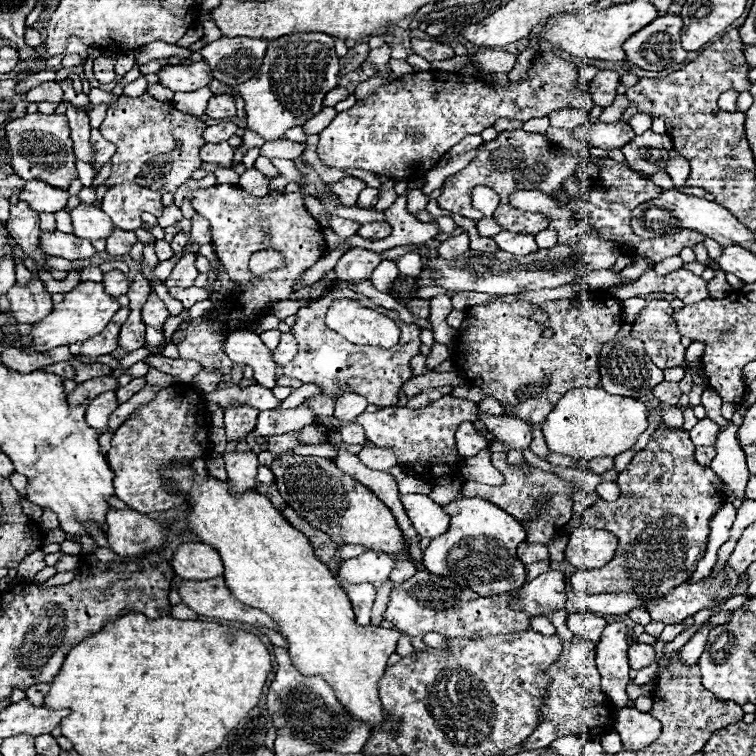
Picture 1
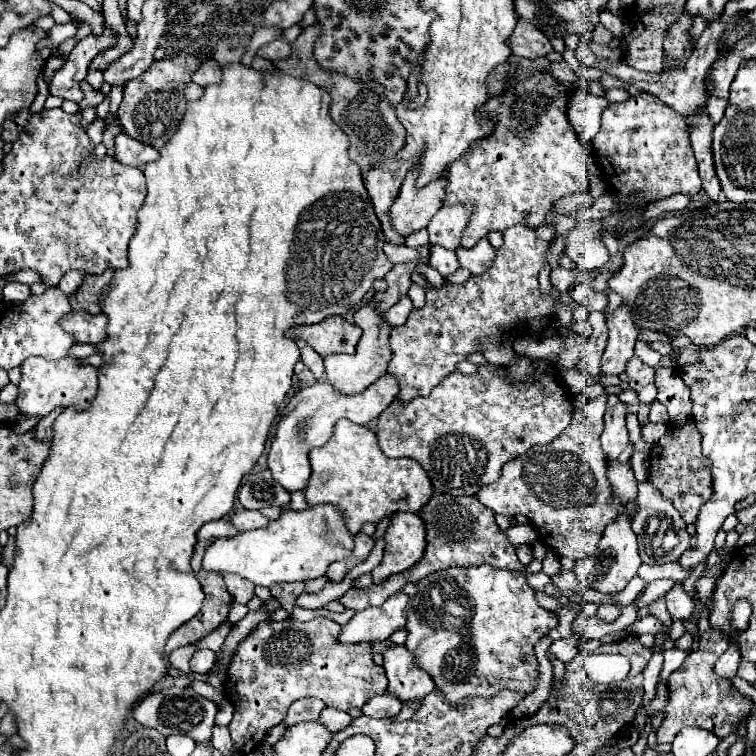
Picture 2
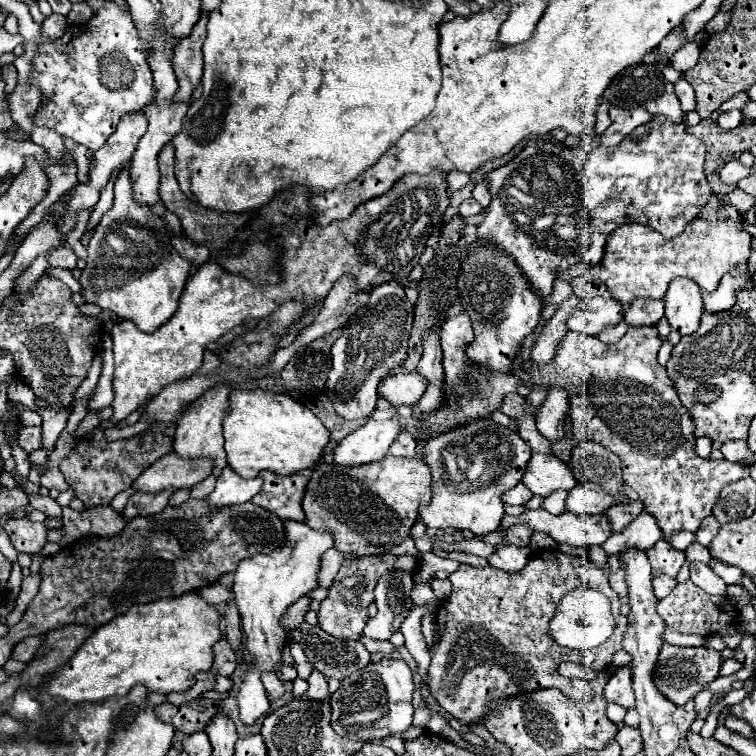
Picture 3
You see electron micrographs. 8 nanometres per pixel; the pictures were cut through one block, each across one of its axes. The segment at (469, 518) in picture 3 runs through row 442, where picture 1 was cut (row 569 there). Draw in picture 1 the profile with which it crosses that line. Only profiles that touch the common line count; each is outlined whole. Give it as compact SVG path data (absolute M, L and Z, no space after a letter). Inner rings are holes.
M460 498L444 510L450 516L450 530L434 538L422 558L430 574L464 578L480 594L504 594L526 584L526 566L516 556L516 546L526 538L518 520L482 498Z

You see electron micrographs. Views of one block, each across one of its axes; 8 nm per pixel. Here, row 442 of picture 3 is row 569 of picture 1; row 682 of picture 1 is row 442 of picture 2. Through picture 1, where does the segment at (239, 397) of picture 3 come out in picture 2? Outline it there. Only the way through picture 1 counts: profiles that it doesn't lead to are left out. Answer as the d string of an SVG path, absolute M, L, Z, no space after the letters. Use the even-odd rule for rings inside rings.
M340 420L328 444L310 452L310 464L312 476L304 490L308 504L336 506L348 522L352 536L358 534L362 524L376 524L394 512L420 512L432 496L430 478L418 462L412 458L386 458L376 434L350 420Z

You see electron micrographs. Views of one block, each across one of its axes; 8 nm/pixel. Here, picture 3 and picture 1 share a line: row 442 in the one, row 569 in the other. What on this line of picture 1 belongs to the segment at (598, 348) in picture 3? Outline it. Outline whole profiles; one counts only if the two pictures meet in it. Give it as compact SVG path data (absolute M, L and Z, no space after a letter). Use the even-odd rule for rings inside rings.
M664 422L658 424L646 448L636 452L628 468L618 474L616 484L620 486L618 500L598 500L582 514L586 524L618 536L616 556L600 570L576 570L576 574L570 578L570 584L580 594L610 594L636 590L638 594L648 594L646 602L652 602L658 600L658 596L668 594L668 590L686 582L696 570L696 564L704 556L704 550L708 546L710 520L726 504L726 484L716 476L712 468L698 466L694 462L694 444L690 442L688 432L666 428Z

